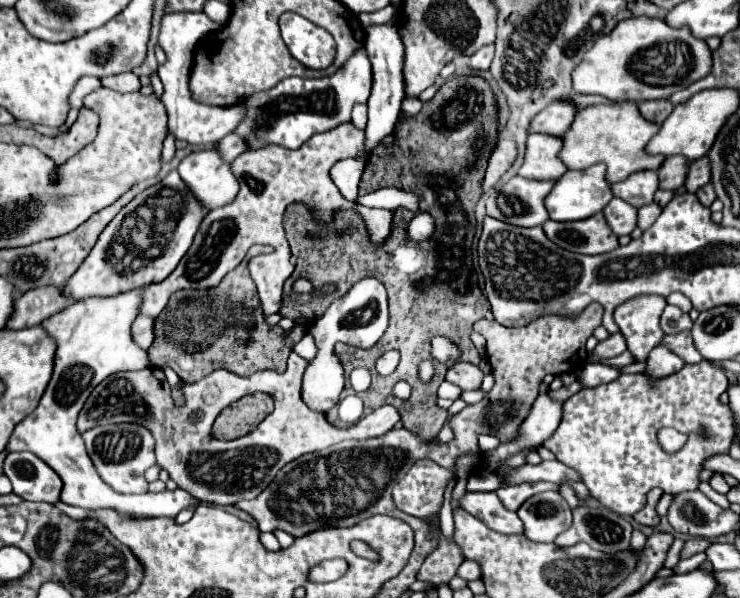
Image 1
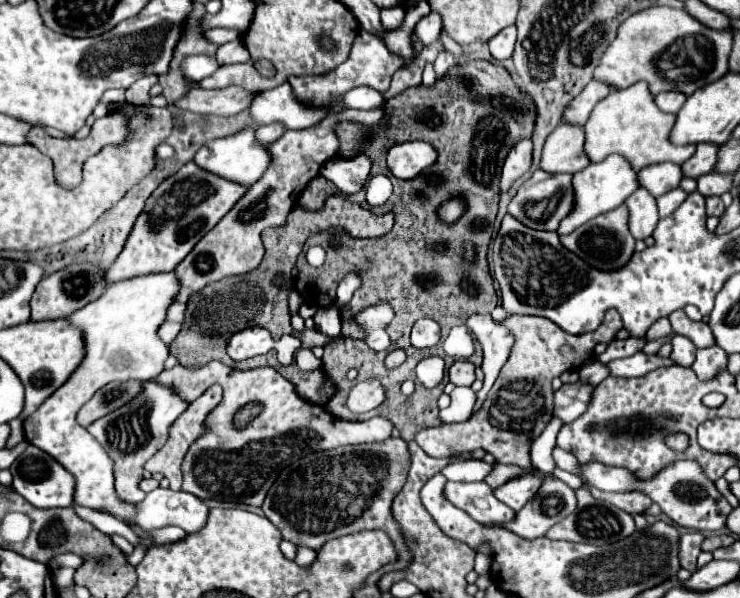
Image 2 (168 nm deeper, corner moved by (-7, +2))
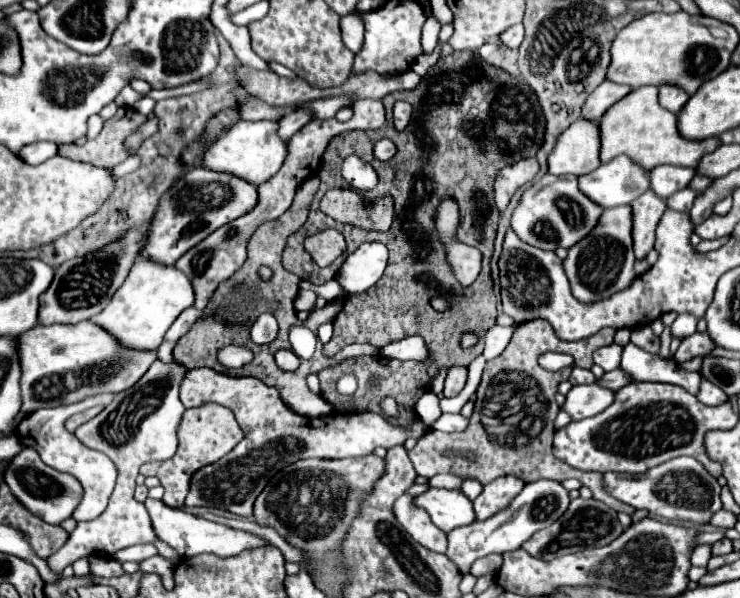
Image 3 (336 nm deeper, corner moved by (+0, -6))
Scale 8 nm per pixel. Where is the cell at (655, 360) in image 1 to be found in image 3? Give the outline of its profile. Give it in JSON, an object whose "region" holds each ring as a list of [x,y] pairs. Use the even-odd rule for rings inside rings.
{"region":[[[694,332],[694,334],[690,334],[690,336],[686,336],[682,340],[680,348],[674,354],[674,360],[676,362],[686,362],[686,360],[690,360],[694,356],[706,356],[714,348],[716,348],[716,344],[712,342],[712,338],[710,338],[708,332],[702,332],[702,334]]]}

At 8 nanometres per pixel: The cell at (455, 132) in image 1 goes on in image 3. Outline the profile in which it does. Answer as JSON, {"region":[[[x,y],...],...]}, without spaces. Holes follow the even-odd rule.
{"region":[[[452,52],[446,58],[440,58],[436,66],[432,66],[418,88],[406,90],[406,92],[392,92],[384,96],[386,104],[386,124],[380,130],[356,130],[340,134],[330,142],[322,156],[322,164],[318,170],[318,176],[322,180],[320,190],[312,202],[310,216],[306,226],[302,226],[296,234],[288,238],[288,244],[282,254],[282,266],[290,272],[300,272],[300,256],[304,254],[304,238],[310,234],[318,234],[326,228],[336,228],[346,236],[348,248],[356,250],[360,244],[368,240],[378,240],[388,246],[390,258],[388,268],[382,276],[382,280],[372,286],[366,292],[364,298],[346,296],[344,310],[334,320],[334,336],[328,344],[324,344],[324,354],[334,356],[344,346],[354,342],[366,342],[372,346],[386,346],[390,342],[402,340],[402,338],[388,338],[378,340],[376,336],[376,318],[356,318],[356,308],[366,302],[374,302],[370,310],[378,310],[378,318],[390,318],[390,326],[396,326],[396,330],[406,330],[406,334],[418,334],[424,336],[424,342],[430,346],[430,358],[432,362],[400,362],[400,360],[388,360],[388,358],[372,358],[362,356],[354,360],[340,362],[334,368],[326,368],[318,374],[320,386],[324,392],[324,398],[336,406],[340,402],[350,400],[348,396],[342,396],[336,392],[336,382],[344,374],[354,374],[358,380],[358,390],[352,394],[356,406],[352,410],[374,410],[382,414],[380,402],[384,396],[392,396],[398,402],[398,424],[410,424],[414,416],[414,404],[416,400],[430,390],[432,378],[436,376],[440,366],[468,366],[478,354],[484,350],[484,334],[496,324],[496,296],[494,296],[494,282],[490,276],[490,258],[494,252],[494,240],[498,230],[498,210],[494,204],[494,178],[496,174],[516,160],[532,158],[536,156],[538,148],[544,144],[544,132],[546,132],[546,118],[542,114],[542,108],[538,104],[538,98],[534,90],[520,78],[508,74],[502,68],[486,64],[478,52]],[[396,100],[412,102],[414,114],[412,122],[404,132],[396,132],[392,124],[392,106]],[[390,138],[398,146],[398,154],[390,162],[378,162],[372,156],[374,142]],[[448,144],[460,144],[462,148],[462,178],[456,184],[446,184],[436,176],[436,156],[450,152]],[[356,154],[362,160],[370,162],[372,168],[378,174],[378,186],[370,192],[364,192],[366,198],[386,196],[390,194],[396,204],[394,222],[388,232],[368,232],[350,224],[340,224],[326,216],[320,210],[322,196],[332,188],[348,188],[348,182],[340,174],[340,166],[346,156]],[[444,198],[454,198],[458,202],[460,214],[464,214],[464,222],[458,226],[456,240],[468,246],[476,246],[482,252],[482,270],[480,276],[474,282],[474,288],[462,288],[456,280],[448,260],[446,250],[440,242],[440,236],[434,226],[434,214],[436,206]],[[434,296],[464,296],[456,302],[456,306],[450,312],[444,312],[440,316],[432,306],[430,298]],[[468,330],[474,330],[480,336],[480,342],[474,348],[462,350],[460,348],[460,336]],[[404,368],[418,368],[414,370],[414,378],[418,378],[418,390],[404,390]],[[380,376],[378,388],[368,388],[366,378]]]}

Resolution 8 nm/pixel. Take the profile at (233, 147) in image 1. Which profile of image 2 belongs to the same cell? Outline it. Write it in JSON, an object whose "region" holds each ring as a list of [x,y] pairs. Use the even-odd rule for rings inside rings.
{"region":[[[273,124],[273,126],[259,126],[259,128],[255,130],[255,138],[257,138],[259,144],[269,146],[269,144],[275,142],[283,132],[285,132],[285,128],[281,128],[279,124]]]}

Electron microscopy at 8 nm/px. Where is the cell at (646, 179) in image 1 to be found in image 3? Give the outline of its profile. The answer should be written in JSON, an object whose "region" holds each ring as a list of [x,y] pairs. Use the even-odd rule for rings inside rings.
{"region":[[[662,164],[650,170],[650,184],[652,184],[650,188],[660,198],[668,198],[670,194],[686,188],[694,176],[696,176],[696,170],[690,170],[686,166]]]}

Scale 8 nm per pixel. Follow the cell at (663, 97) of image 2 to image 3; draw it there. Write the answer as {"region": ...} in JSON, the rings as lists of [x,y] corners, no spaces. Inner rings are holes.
{"region":[[[662,84],[660,86],[660,104],[674,114],[678,114],[682,110],[682,106],[688,102],[688,98],[690,96],[674,84]]]}

